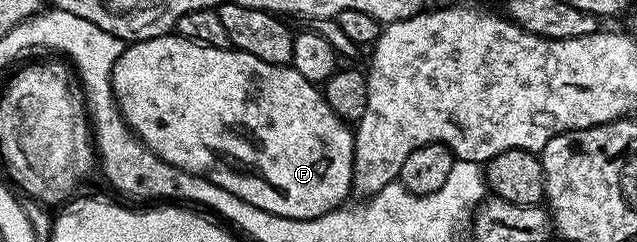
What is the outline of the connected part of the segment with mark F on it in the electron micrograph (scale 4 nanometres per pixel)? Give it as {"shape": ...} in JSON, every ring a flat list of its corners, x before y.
{"shape":[[169,34,129,43,112,71,112,89,122,118,153,154,165,160,170,166,181,168,195,176,204,176,207,180,213,180,218,186,242,198,242,202,250,202,250,206,258,206,258,210,266,210,282,218,309,220,341,207,347,201,344,199,347,198,348,192,353,191,352,167,356,145,353,129,345,121,340,120,338,114,334,114,334,110,330,110,323,91,317,85,302,78,302,74,298,74,296,68,287,64,262,62,262,58,254,58,254,54,237,52,228,48,202,46,198,42,190,42,181,36]]}

